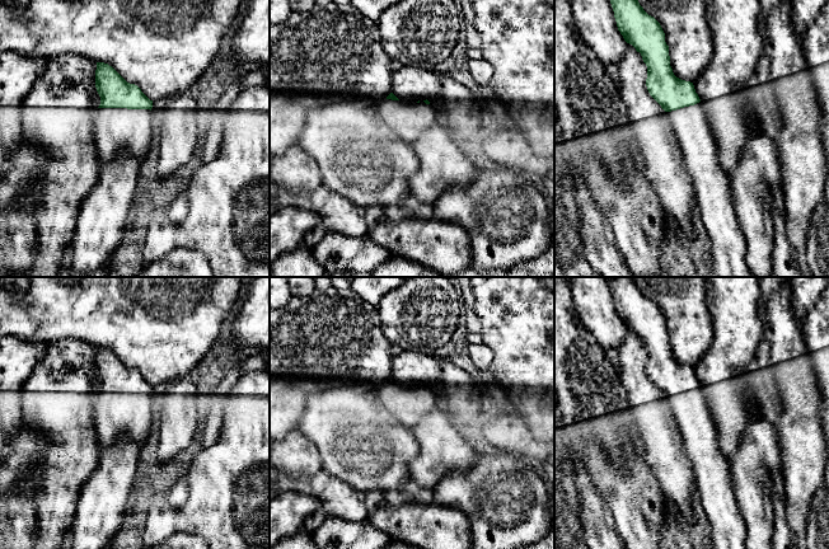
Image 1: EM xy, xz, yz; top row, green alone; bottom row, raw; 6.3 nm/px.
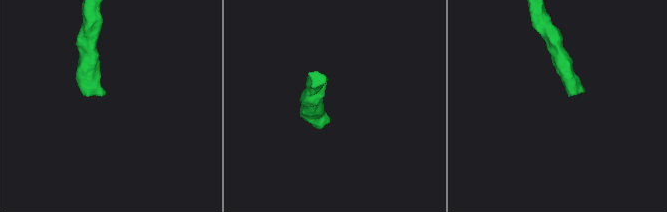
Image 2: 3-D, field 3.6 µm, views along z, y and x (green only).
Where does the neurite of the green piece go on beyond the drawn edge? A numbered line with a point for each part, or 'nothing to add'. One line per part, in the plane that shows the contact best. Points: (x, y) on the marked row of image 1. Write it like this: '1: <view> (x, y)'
1: xy (116, 130)

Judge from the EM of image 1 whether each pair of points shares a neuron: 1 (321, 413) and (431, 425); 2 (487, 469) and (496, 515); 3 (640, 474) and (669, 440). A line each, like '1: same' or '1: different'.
1: different
2: same
3: different

